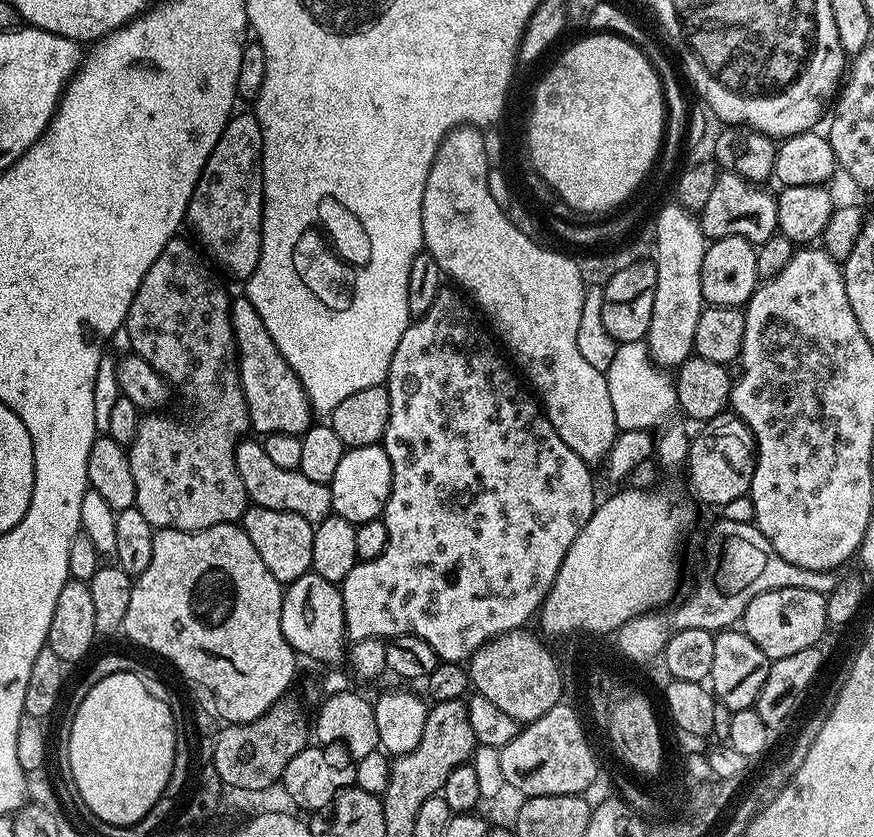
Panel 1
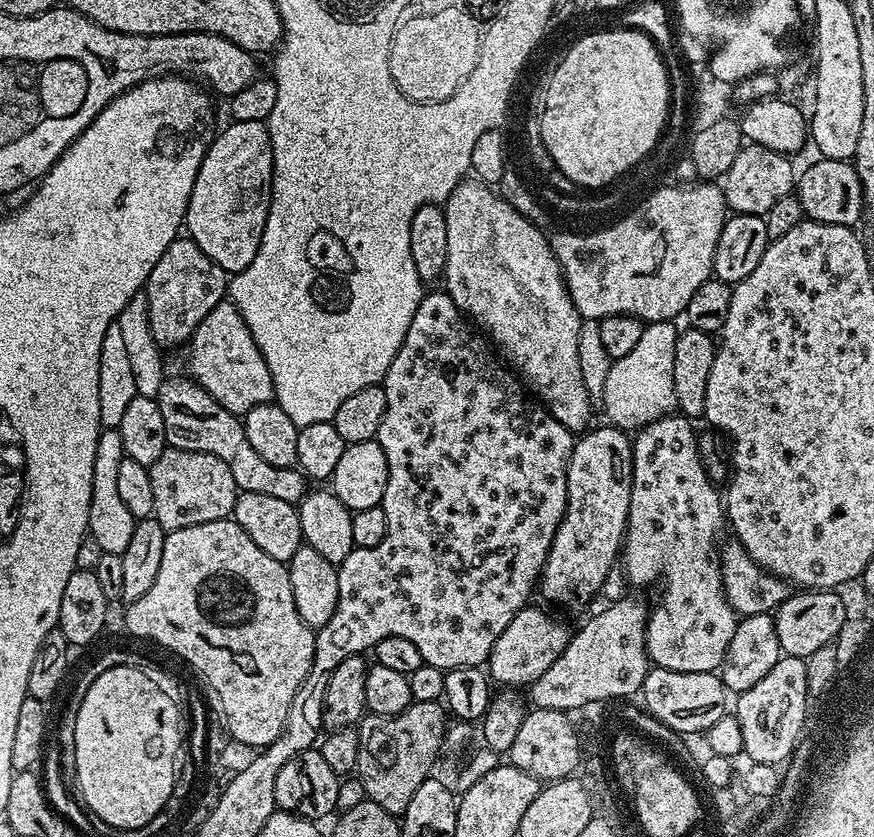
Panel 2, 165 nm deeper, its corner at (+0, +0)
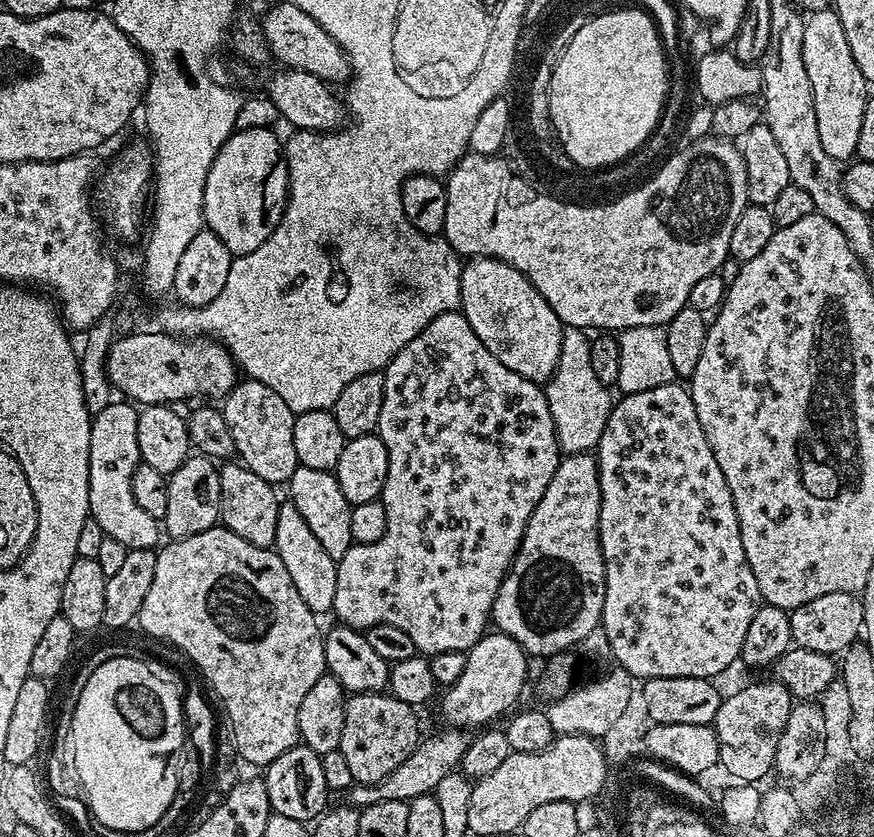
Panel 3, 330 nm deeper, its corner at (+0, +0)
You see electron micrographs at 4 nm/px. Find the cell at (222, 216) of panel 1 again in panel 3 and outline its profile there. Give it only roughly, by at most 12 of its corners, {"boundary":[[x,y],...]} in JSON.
{"boundary":[[271,127],[221,144],[204,222],[245,256],[288,203],[284,145]]}

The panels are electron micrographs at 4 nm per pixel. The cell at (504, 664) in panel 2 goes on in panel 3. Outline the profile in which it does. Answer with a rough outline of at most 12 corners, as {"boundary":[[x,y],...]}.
{"boundary":[[489,631],[443,689],[448,728],[474,730],[511,713],[530,657]]}

